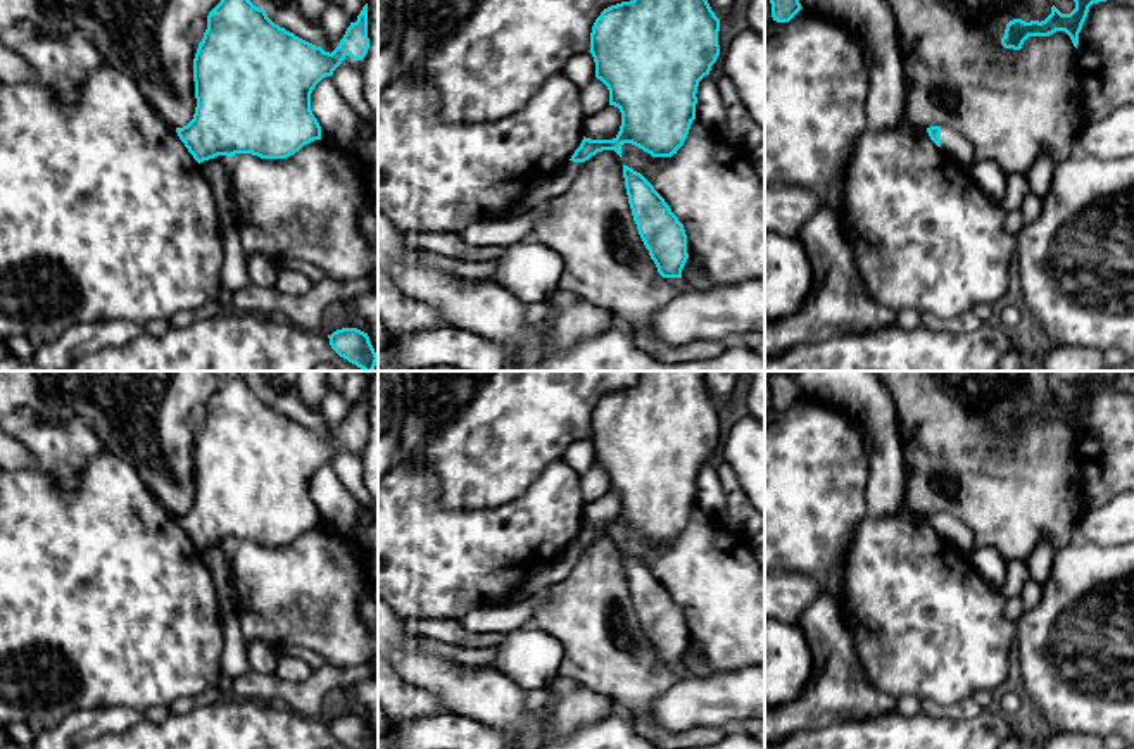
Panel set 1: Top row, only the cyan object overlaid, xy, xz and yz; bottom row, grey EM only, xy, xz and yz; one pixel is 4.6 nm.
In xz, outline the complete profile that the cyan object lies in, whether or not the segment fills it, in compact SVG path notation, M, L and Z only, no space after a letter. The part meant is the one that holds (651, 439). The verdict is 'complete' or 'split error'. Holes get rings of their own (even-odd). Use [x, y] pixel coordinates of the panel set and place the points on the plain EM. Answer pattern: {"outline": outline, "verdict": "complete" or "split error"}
{"outline": "M639 371L630 388L611 392L595 406L590 419L590 440L595 464L609 476L609 492L621 499L621 513L613 526L582 526L561 557L528 576L499 606L513 606L544 588L563 582L582 551L602 537L621 544L621 532L632 530L652 544L671 544L684 532L696 506L697 473L720 442L720 406L706 387L706 371Z", "verdict": "split error"}

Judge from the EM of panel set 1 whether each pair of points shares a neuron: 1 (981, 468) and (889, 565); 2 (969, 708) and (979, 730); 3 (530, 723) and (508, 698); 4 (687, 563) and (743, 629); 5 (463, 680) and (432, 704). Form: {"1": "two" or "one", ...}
{"1": "two", "2": "two", "3": "one", "4": "one", "5": "two"}

